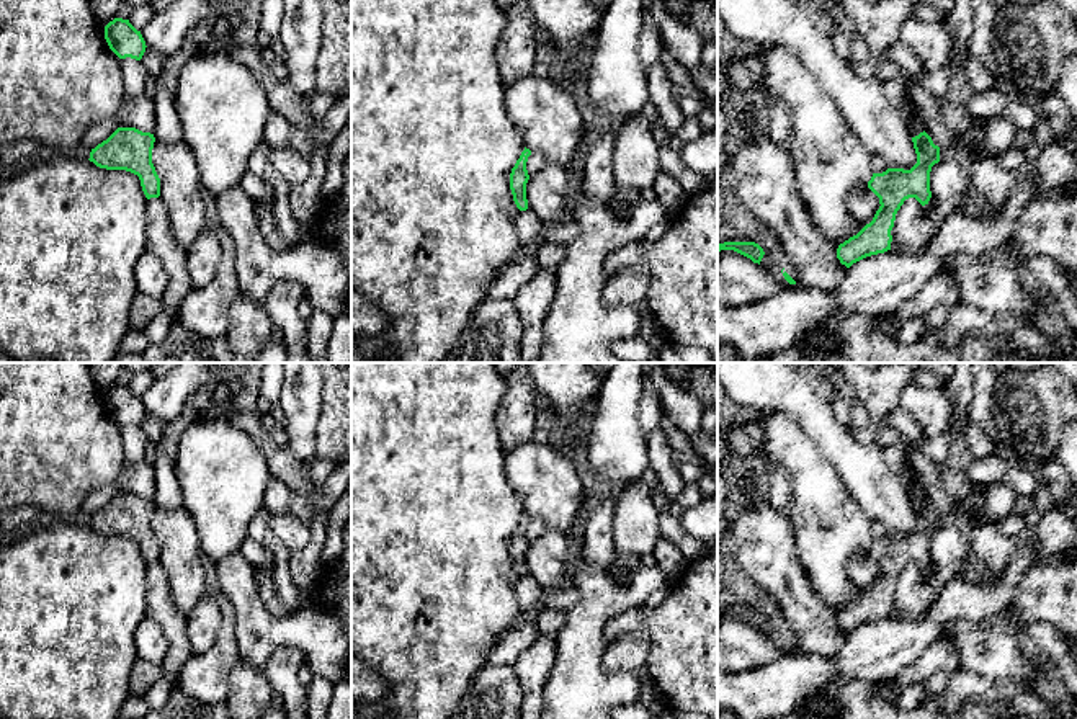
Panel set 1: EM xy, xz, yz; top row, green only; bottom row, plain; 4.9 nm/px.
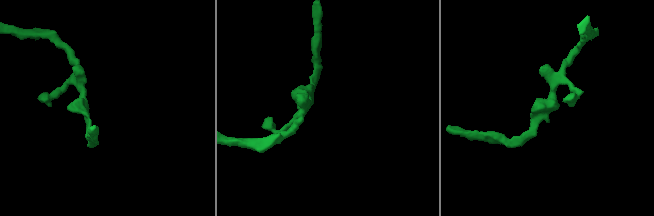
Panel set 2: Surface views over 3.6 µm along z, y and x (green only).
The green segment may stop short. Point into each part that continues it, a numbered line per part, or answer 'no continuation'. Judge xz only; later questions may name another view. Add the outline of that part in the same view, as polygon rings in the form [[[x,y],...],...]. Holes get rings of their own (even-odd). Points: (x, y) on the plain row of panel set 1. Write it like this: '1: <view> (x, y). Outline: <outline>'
no continuation

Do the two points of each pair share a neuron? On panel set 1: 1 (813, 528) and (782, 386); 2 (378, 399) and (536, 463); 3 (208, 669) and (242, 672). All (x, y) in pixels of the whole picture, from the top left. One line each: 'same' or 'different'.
1: different
2: different
3: different

